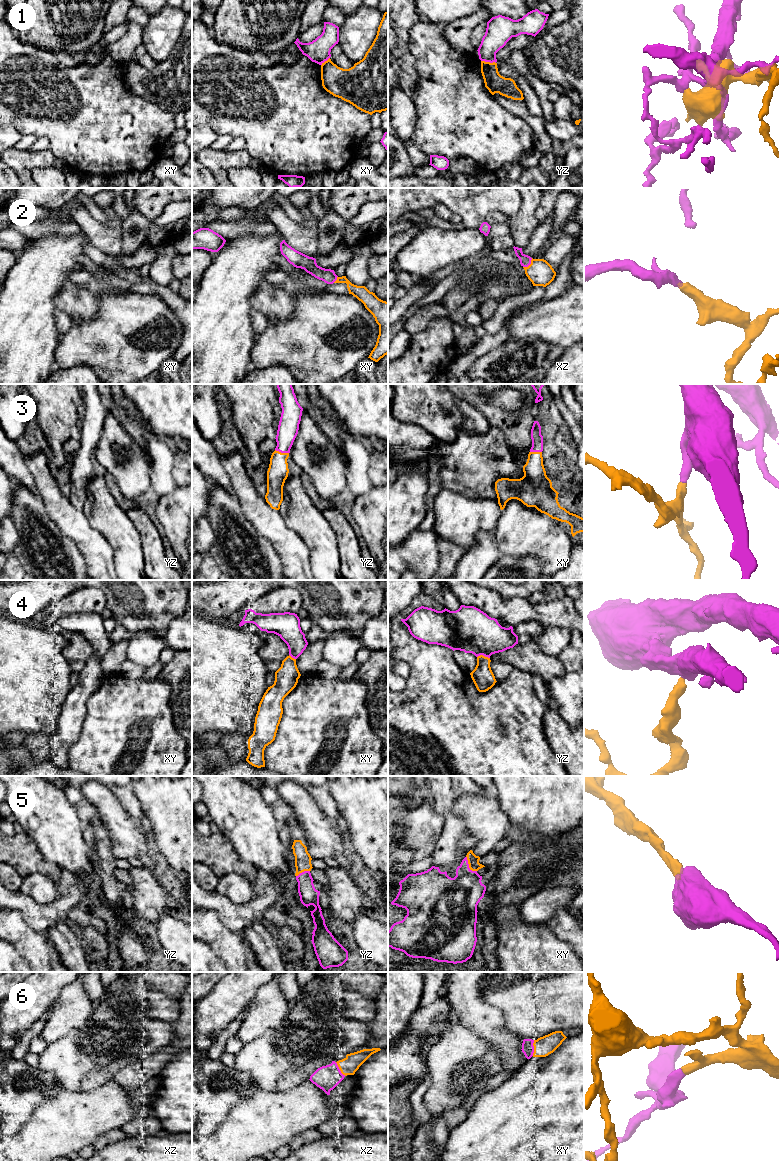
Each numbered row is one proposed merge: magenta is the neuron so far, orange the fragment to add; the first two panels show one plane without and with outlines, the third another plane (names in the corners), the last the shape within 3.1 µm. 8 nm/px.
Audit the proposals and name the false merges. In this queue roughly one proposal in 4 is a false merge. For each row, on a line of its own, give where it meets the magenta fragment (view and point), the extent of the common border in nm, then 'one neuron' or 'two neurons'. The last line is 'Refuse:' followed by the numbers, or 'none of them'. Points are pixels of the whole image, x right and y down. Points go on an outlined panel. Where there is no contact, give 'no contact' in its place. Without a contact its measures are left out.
1: contact yz (488, 61); length 120 nm; two neurons
2: contact xz (529, 264); length 110 nm; one neuron
3: contact yz (282, 452); length 120 nm; one neuron
4: contact yz (483, 655); length 110 nm; one neuron
5: contact xy (468, 865); length 150 nm; one neuron
6: contact xy (533, 1048); length 130 nm; one neuron
Refuse: 1

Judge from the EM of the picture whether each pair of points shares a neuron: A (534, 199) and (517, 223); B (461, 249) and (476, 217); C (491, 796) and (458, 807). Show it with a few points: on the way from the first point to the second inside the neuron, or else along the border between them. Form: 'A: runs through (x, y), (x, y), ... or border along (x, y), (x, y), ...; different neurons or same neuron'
A: runs through (529, 205), (527, 213), (523, 217); same neuron
B: border along (463, 226), (478, 229); different neurons
C: runs through (483, 804), (480, 807), (466, 807); same neuron

